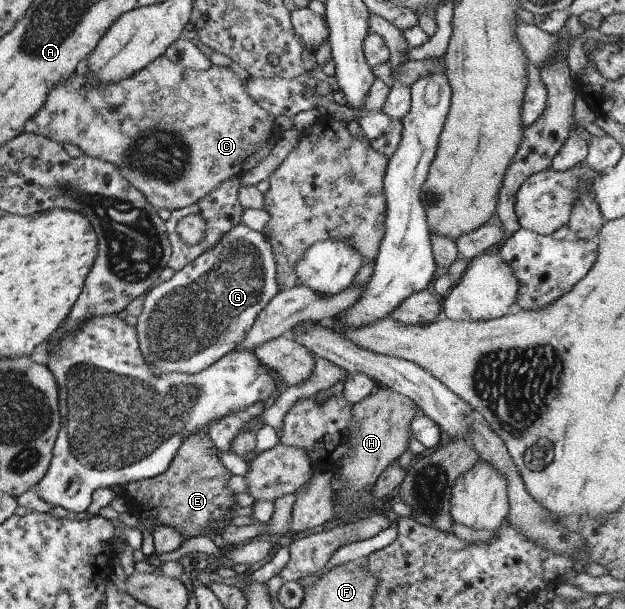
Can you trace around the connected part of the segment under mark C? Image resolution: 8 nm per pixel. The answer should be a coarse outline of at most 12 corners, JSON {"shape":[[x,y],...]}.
{"shape":[[229,67],[79,69],[37,135],[154,209],[255,168],[273,120]]}

